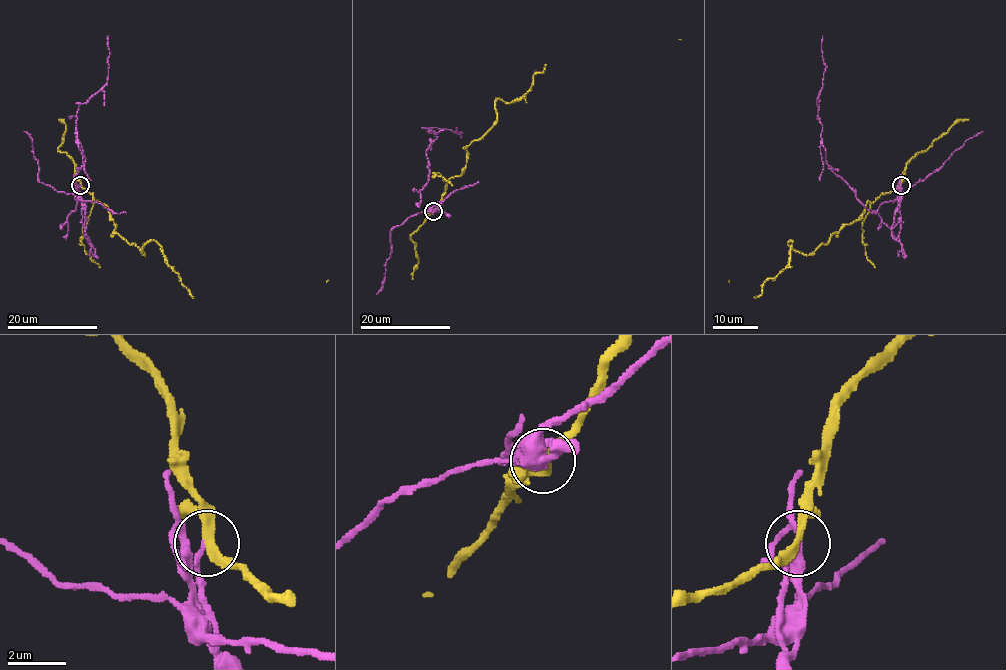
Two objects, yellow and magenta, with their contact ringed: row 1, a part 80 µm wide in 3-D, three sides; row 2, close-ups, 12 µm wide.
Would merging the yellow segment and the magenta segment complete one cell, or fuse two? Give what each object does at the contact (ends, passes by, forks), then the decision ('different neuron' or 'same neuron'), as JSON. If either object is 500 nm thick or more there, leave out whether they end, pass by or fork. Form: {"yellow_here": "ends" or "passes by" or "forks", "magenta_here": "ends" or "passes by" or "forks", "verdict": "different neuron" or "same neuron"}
{"yellow_here": "passes by", "magenta_here": "passes by", "verdict": "different neuron"}

